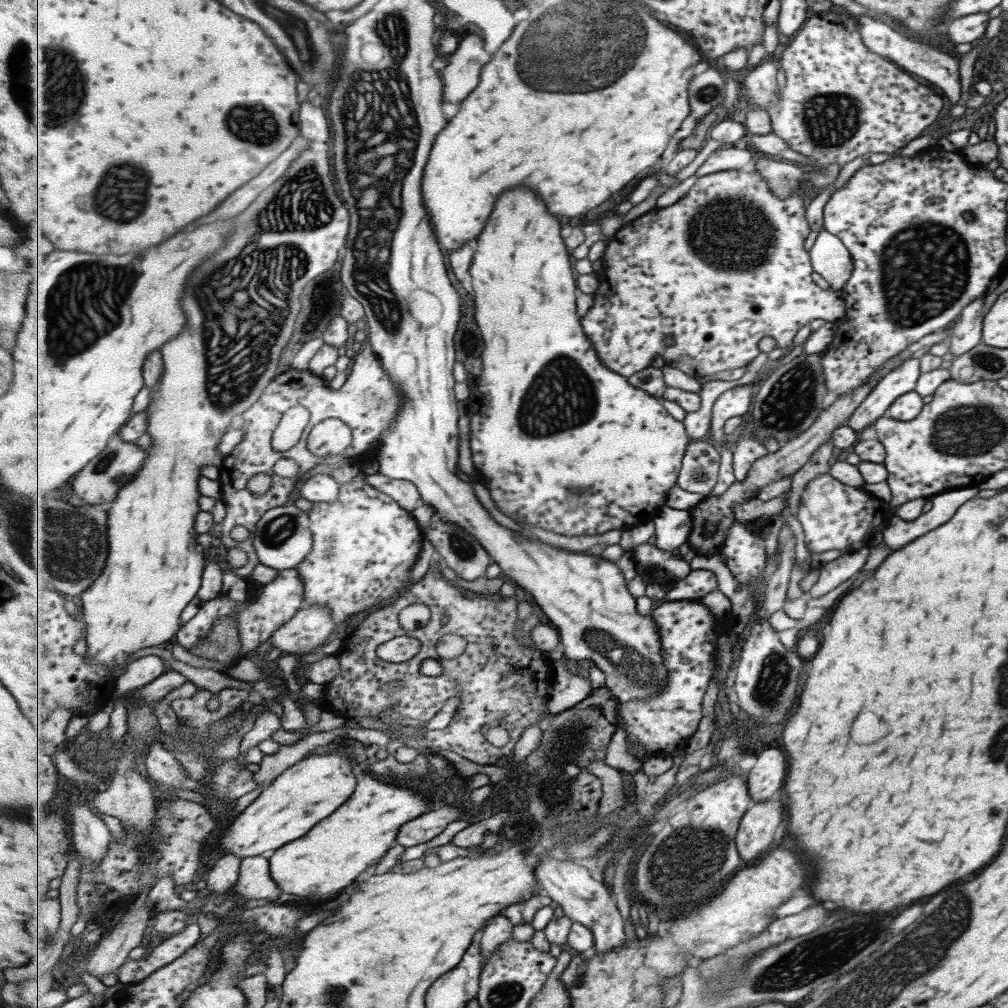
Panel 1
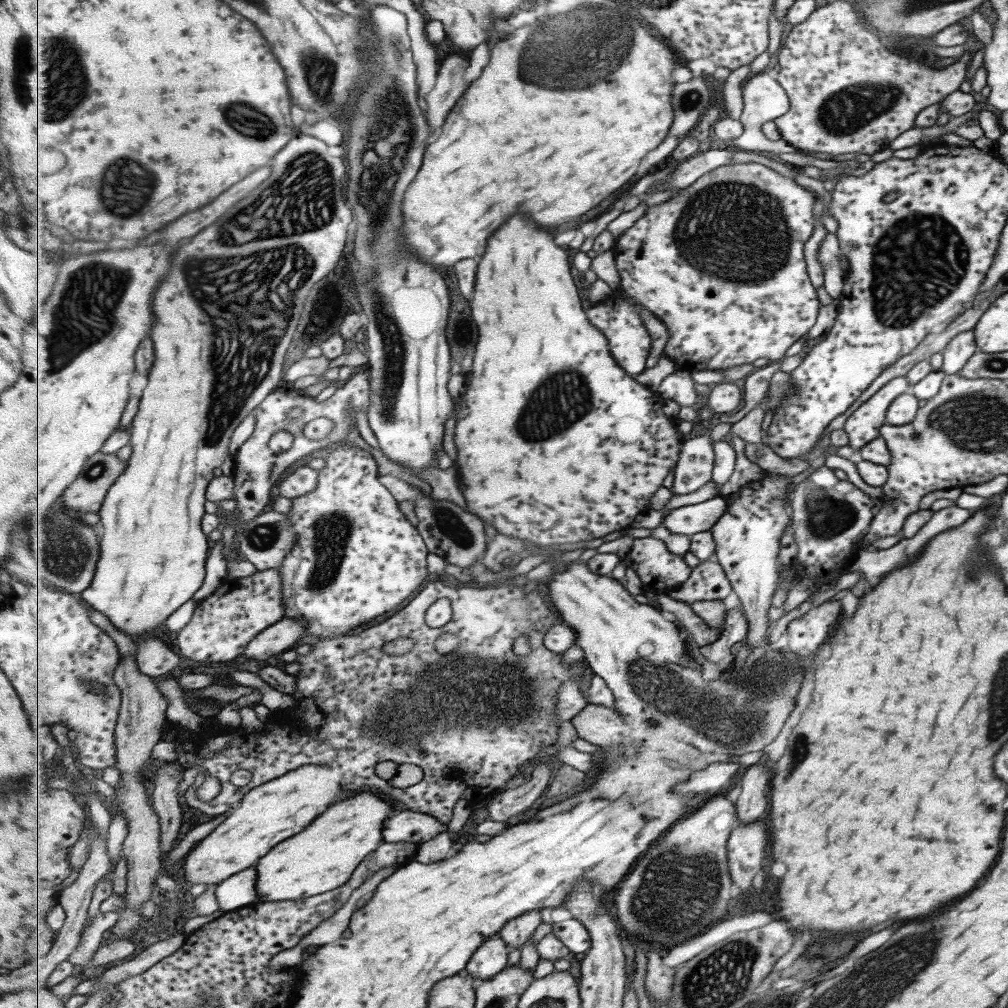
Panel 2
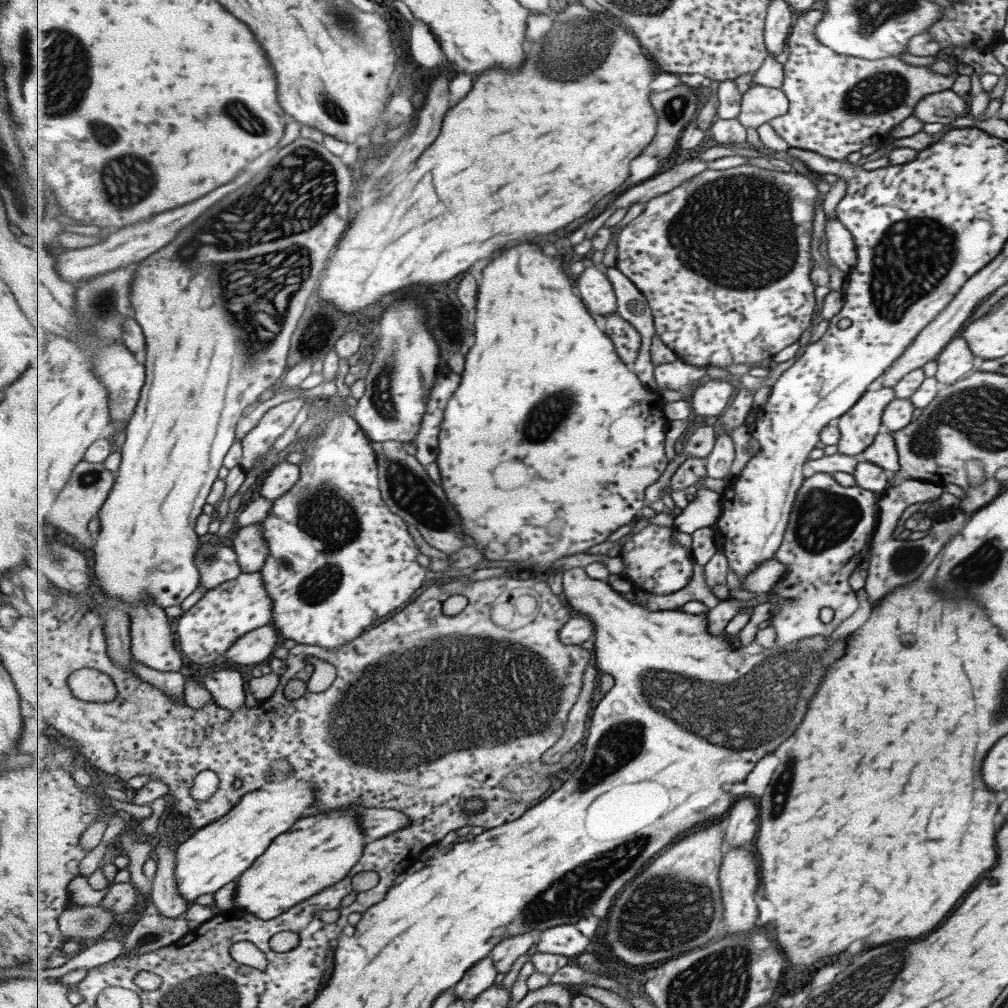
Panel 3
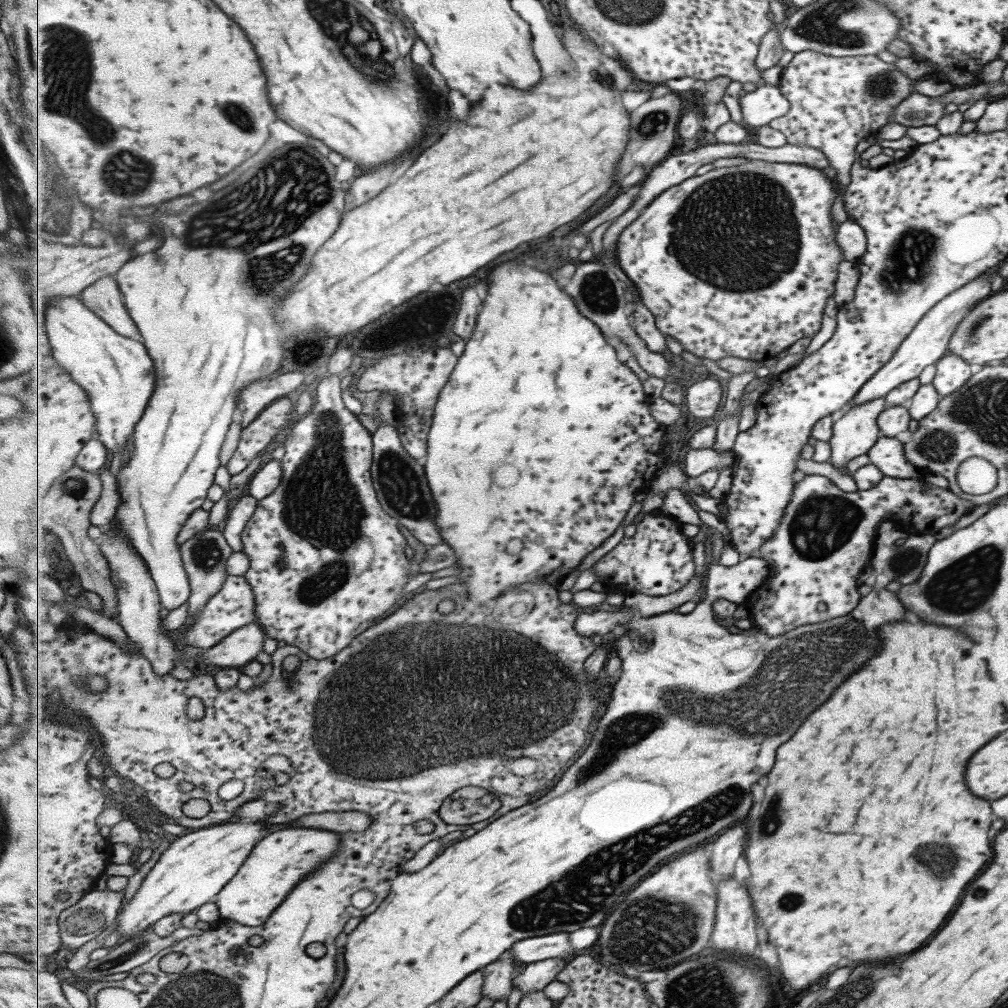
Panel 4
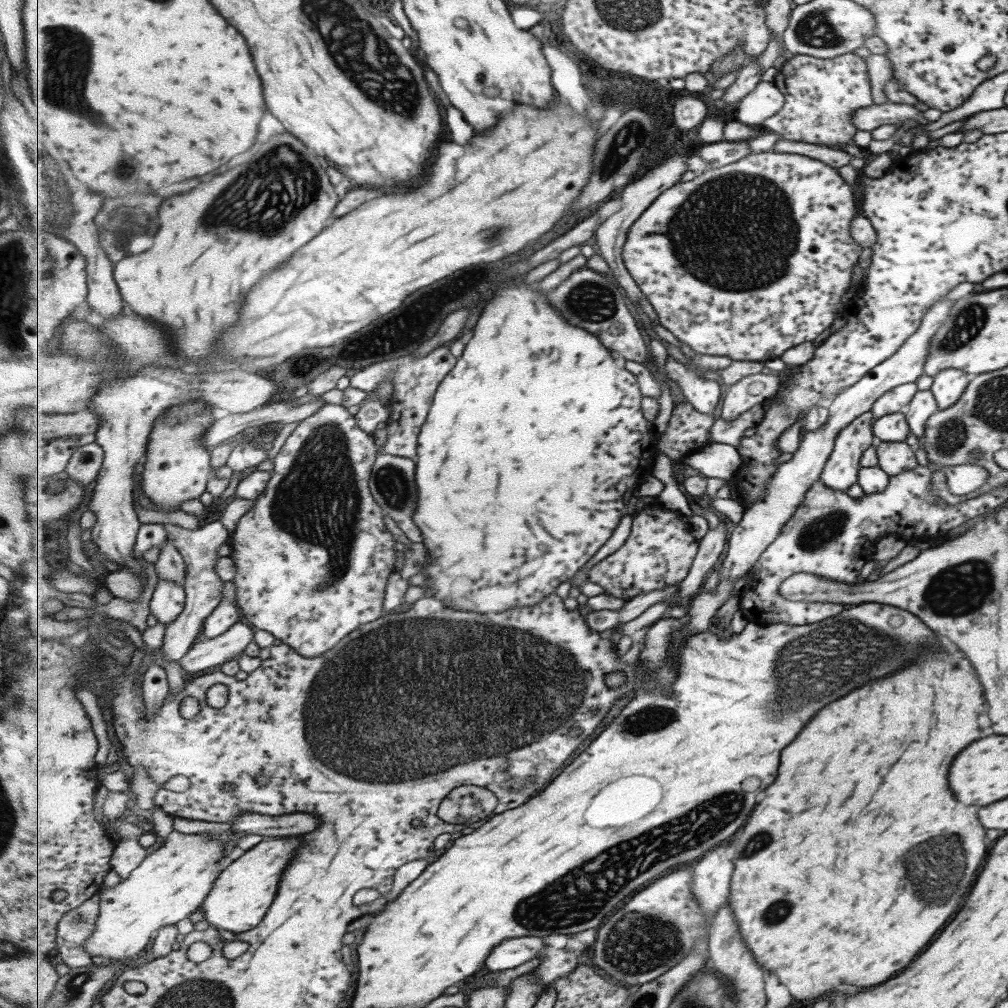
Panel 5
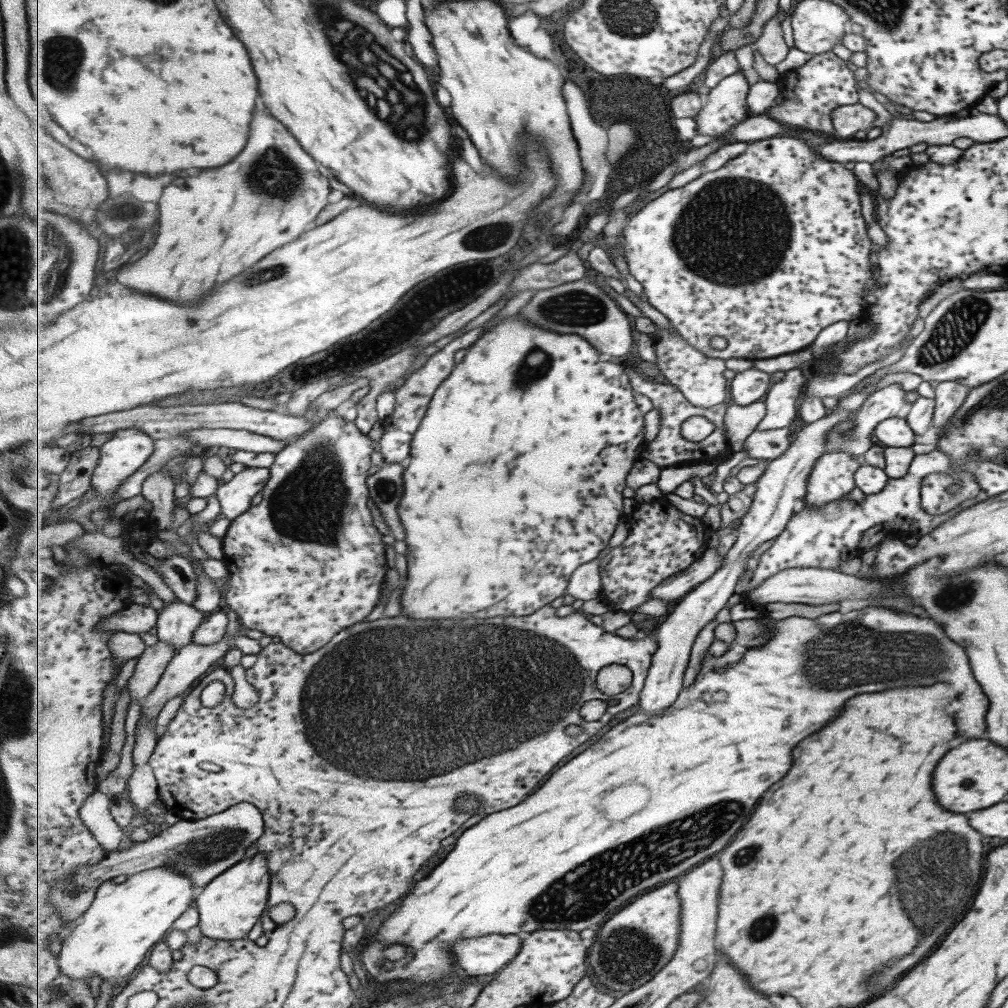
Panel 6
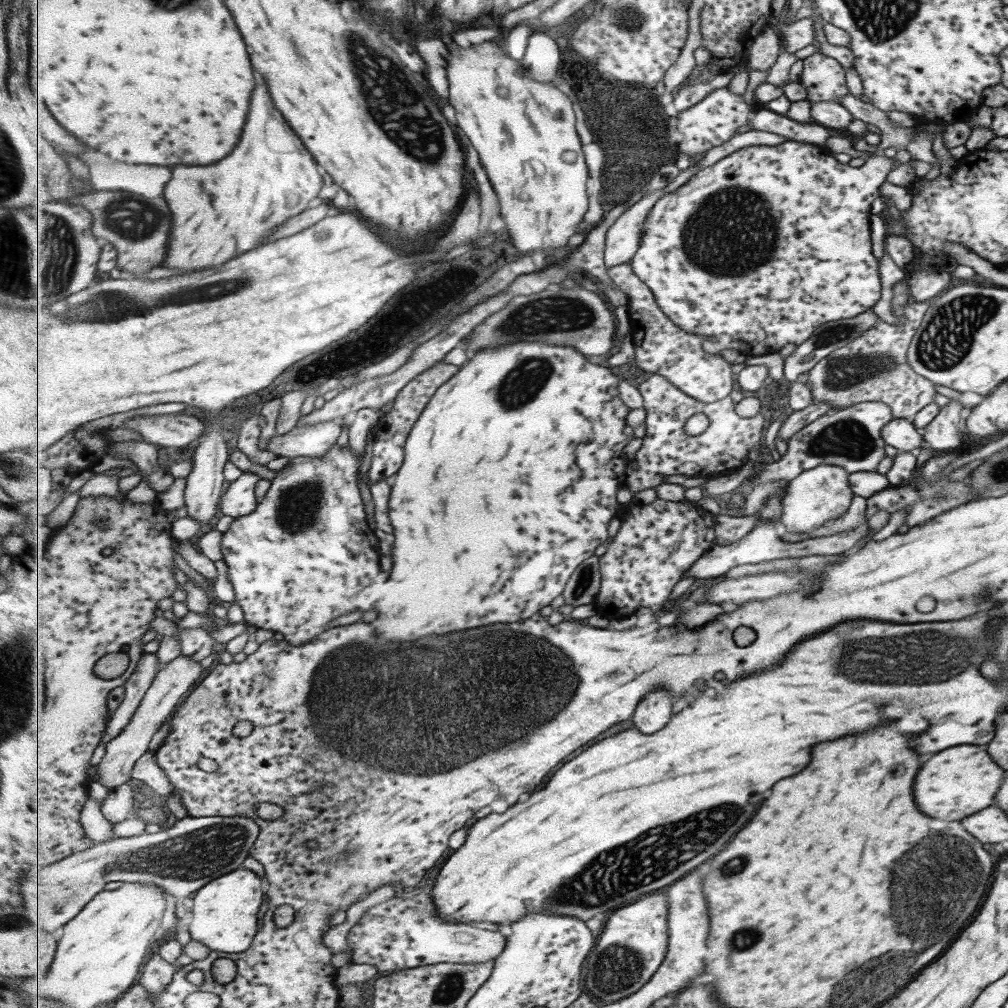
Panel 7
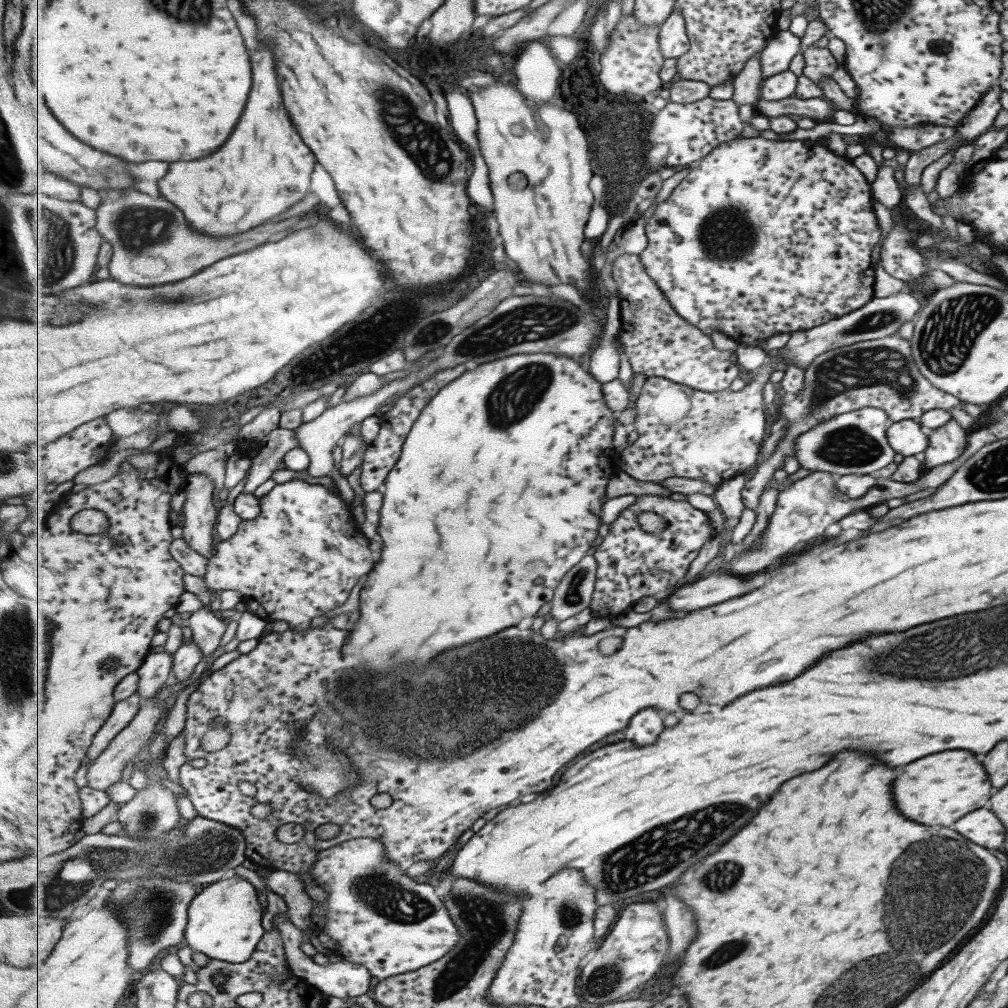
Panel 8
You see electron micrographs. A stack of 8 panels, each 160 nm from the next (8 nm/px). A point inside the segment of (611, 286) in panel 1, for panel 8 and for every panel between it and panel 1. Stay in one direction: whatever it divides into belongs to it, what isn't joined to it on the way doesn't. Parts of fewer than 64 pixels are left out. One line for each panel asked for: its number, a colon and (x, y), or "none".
2: (678, 259)
3: (724, 259)
4: (692, 254)
5: (774, 226)
6: (767, 251)
7: (759, 250)
8: (764, 237)

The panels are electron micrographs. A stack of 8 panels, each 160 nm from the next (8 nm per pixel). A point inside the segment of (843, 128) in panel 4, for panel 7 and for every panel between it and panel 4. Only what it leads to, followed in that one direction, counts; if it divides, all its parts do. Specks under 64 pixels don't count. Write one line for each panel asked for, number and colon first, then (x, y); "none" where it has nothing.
5: (820, 94)
6: (810, 93)
7: (823, 79)

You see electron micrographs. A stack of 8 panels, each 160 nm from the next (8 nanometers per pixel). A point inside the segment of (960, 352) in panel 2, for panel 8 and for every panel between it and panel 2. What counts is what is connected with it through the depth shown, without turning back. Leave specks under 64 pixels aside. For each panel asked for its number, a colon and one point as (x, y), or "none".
3: (955, 360)
4: (951, 371)
5: (947, 385)
6: (948, 395)
7: (940, 433)
8: (944, 444)

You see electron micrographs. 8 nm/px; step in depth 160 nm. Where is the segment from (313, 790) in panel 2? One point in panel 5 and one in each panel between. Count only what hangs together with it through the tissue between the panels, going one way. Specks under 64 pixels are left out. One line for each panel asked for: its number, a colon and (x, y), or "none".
3: (215, 855)
4: (193, 869)
5: (174, 881)

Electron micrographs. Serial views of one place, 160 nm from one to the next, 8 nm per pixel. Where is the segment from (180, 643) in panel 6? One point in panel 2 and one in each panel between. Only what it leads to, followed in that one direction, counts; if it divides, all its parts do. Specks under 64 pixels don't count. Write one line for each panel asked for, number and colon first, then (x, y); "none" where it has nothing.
2: (154, 552)
3: (201, 373)
4: (203, 302)
5: (169, 600)

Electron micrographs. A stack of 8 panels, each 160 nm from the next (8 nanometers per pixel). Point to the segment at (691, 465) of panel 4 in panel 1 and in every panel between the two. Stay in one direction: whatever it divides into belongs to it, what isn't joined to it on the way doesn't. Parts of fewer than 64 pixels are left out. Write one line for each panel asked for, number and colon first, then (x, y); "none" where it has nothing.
1: (673, 527)
2: (689, 520)
3: (704, 511)

